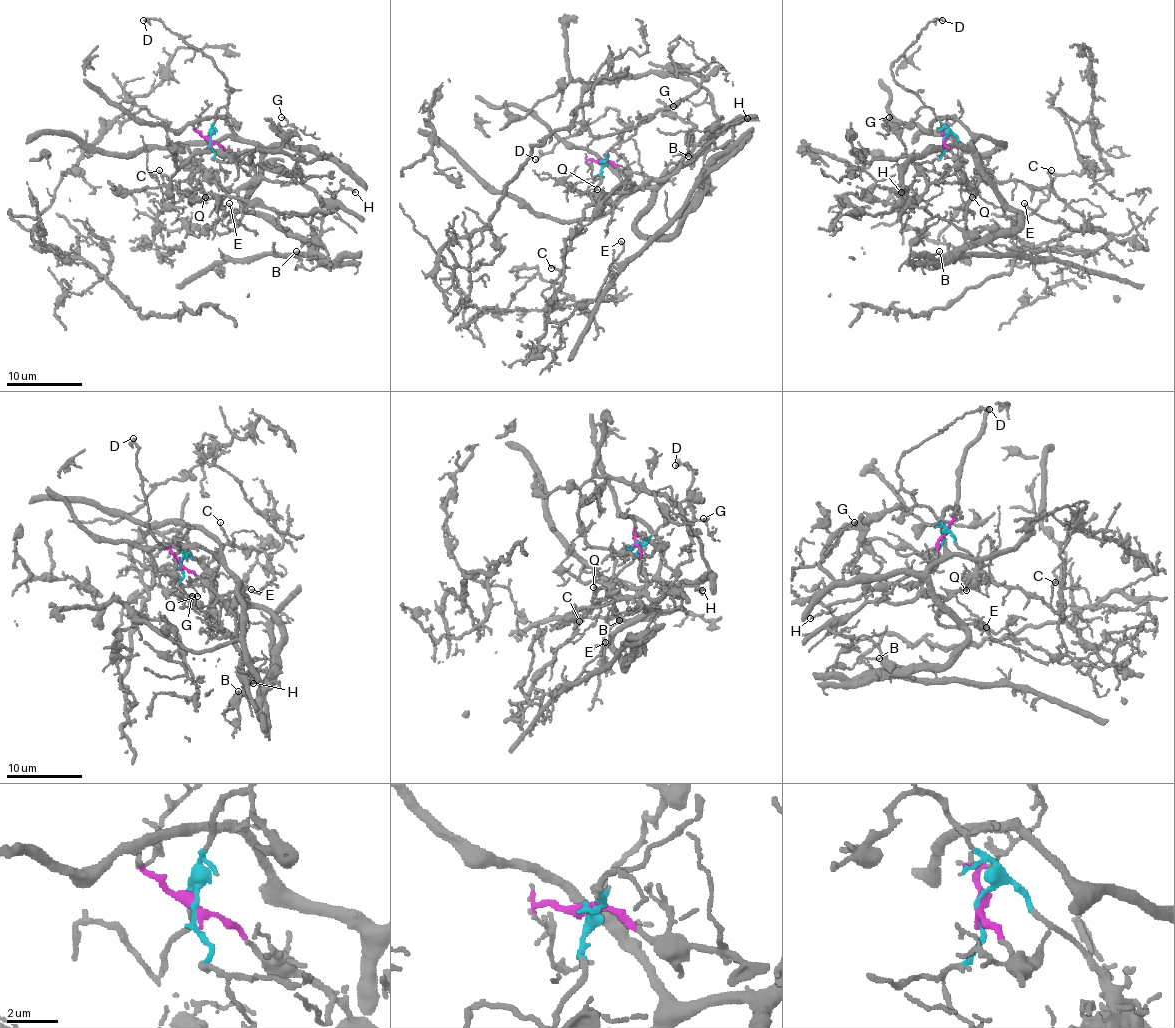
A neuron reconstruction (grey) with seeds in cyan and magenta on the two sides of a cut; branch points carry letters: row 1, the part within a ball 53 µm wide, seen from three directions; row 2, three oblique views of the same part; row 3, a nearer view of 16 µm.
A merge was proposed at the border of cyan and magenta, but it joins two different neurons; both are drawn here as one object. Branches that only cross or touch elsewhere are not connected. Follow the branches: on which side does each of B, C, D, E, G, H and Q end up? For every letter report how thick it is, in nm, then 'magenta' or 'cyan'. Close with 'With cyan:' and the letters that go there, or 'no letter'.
B: calibre 140 nm; magenta
C: calibre 120 nm; cyan
D: calibre 160 nm; cyan
E: calibre 190 nm; cyan
G: calibre 130 nm; magenta
H: calibre 90 nm; magenta
Q: calibre 120 nm; magenta
With cyan: C, D, E

